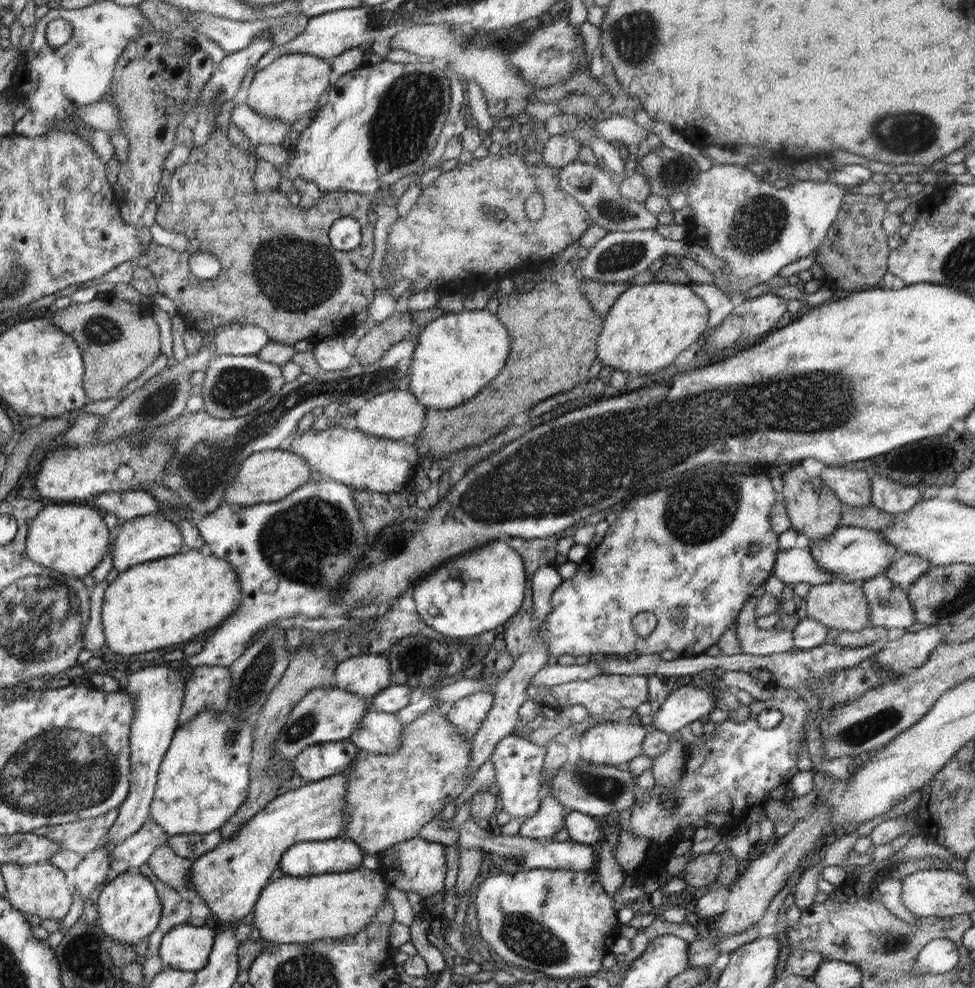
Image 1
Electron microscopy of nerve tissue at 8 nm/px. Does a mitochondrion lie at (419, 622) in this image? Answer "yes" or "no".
no

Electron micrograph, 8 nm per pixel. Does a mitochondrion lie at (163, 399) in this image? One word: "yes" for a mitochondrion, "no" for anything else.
yes

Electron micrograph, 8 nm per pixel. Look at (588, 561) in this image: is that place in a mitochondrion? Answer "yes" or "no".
no

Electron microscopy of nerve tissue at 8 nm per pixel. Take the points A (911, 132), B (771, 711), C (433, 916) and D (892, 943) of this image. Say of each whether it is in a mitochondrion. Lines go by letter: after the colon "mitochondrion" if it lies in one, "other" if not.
A: mitochondrion
B: other
C: other
D: mitochondrion

